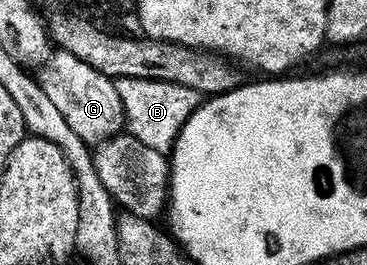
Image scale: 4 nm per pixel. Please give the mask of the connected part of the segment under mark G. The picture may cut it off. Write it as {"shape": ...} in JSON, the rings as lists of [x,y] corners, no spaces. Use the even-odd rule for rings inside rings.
{"shape":[[[54,53],[53,57],[57,59],[57,78],[61,78],[61,82],[53,82],[47,96],[51,96],[51,104],[55,104],[59,112],[63,112],[63,120],[71,124],[75,136],[87,143],[98,144],[122,133],[127,123],[125,106],[117,91],[116,81],[91,68],[88,62],[81,66],[81,70],[77,70],[77,66],[73,66],[75,56],[58,58]],[[77,78],[81,78],[81,82],[77,82]]]}

